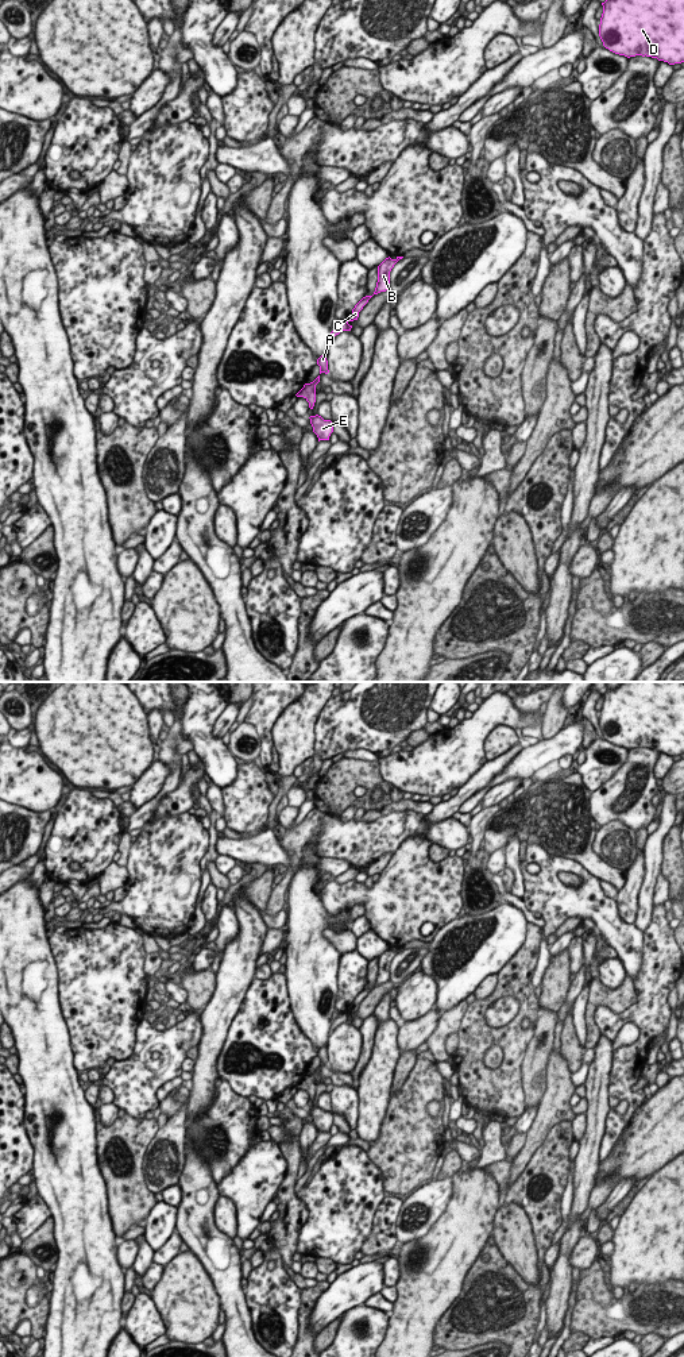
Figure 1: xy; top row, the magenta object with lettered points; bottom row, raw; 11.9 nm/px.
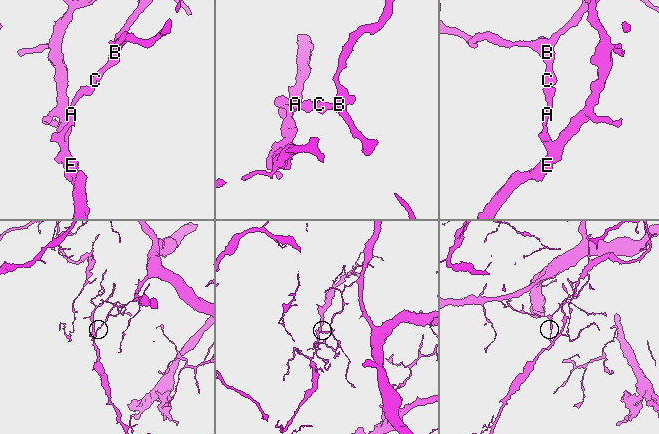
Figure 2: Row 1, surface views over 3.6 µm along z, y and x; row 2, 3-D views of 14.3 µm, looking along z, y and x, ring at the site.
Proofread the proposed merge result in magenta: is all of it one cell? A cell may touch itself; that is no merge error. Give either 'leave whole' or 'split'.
split

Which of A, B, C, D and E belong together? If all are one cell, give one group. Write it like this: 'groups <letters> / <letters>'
groups A E / B C D

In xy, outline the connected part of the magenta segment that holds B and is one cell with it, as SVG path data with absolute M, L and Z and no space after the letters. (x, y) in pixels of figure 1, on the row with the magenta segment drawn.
M389 257L378 266L378 282L374 294L386 292L390 288L390 271L394 265L402 258L403 257L397 257L395 259L391 259Z

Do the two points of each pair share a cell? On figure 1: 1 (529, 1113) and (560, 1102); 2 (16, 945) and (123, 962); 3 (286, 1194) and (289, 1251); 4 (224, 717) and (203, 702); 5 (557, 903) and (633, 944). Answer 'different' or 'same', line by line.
1: different
2: different
3: same
4: different
5: same

